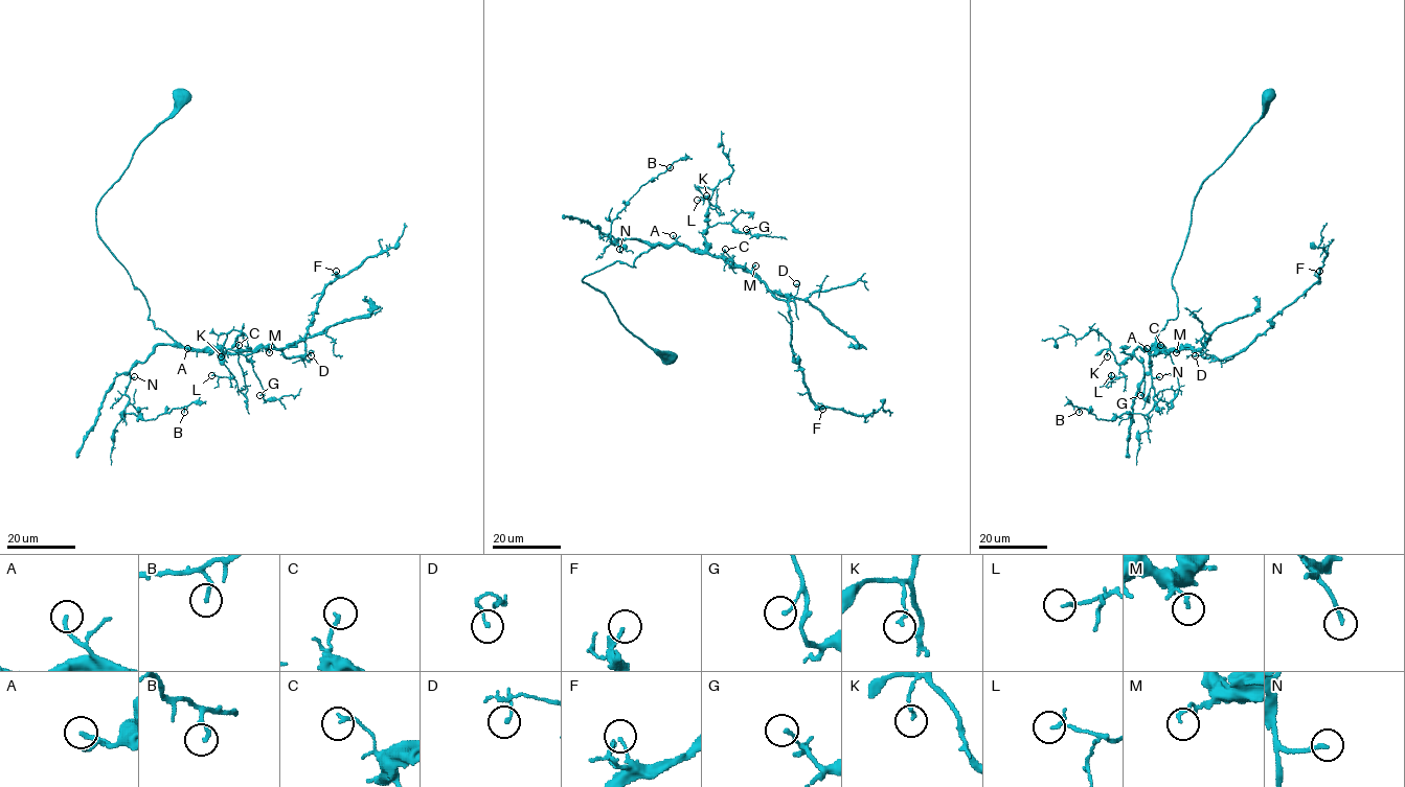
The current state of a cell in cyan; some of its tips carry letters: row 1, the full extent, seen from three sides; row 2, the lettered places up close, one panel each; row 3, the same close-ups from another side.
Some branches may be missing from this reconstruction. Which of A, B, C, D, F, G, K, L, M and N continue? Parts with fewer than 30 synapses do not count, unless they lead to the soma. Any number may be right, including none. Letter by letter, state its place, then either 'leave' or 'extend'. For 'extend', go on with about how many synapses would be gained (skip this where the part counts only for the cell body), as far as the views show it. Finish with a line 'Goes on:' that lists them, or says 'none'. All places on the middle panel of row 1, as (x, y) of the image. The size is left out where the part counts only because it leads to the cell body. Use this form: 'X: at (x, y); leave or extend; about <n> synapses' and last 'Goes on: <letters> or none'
A: at (673, 235); extend; about 30 synapses
B: at (670, 167); leave
C: at (725, 249); leave
D: at (796, 283); leave
F: at (822, 409); leave
G: at (746, 229); leave
K: at (706, 195); leave
L: at (697, 200); leave
M: at (755, 265); leave
N: at (619, 249); leave
Goes on: A

